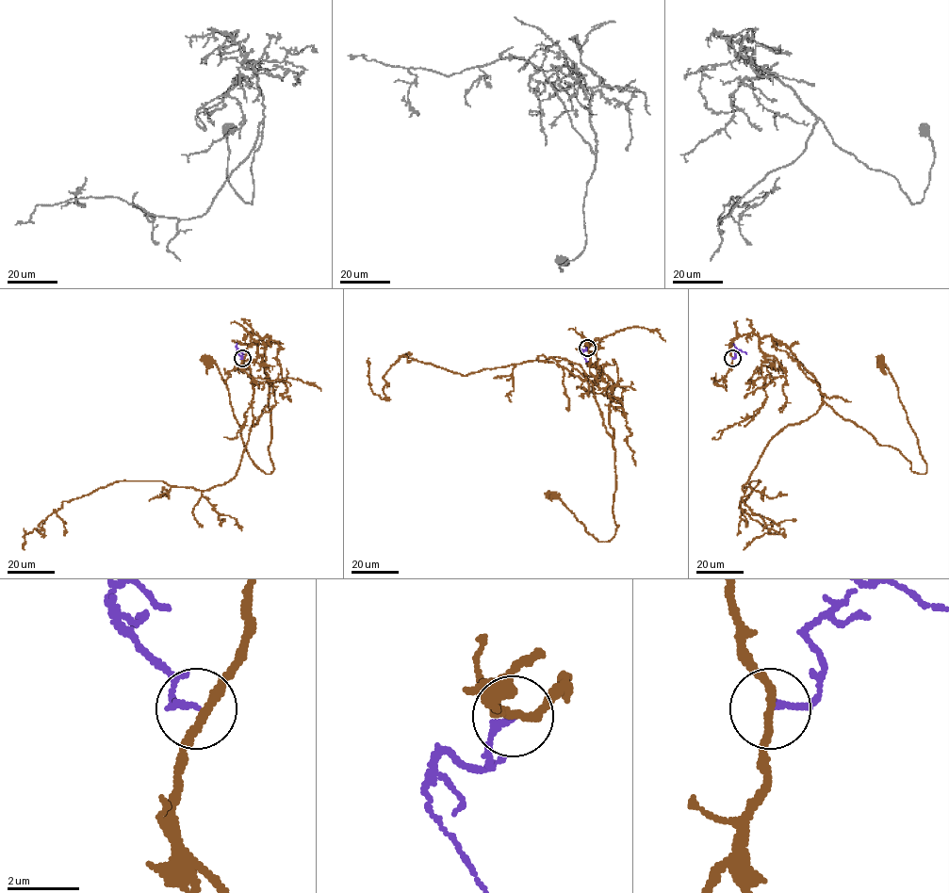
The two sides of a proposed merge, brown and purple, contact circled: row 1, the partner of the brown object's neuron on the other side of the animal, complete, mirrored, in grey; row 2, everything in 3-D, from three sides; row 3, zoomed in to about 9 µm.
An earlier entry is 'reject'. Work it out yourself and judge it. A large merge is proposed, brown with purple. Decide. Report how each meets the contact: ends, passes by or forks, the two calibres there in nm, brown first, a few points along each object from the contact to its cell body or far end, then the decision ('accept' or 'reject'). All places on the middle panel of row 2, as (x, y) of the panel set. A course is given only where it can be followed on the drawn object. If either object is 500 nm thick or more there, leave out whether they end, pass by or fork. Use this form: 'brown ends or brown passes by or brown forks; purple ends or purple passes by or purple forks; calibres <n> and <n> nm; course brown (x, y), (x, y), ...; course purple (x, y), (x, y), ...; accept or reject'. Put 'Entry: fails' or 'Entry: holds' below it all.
brown passes by; purple ends; calibres 220 and 180 nm; course brown (587, 348), (595, 345), (597, 367), (614, 386), (609, 409), (613, 536), (599, 542), (551, 495); course purple (587, 348), (581, 352), (588, 361); reject
Entry: holds

